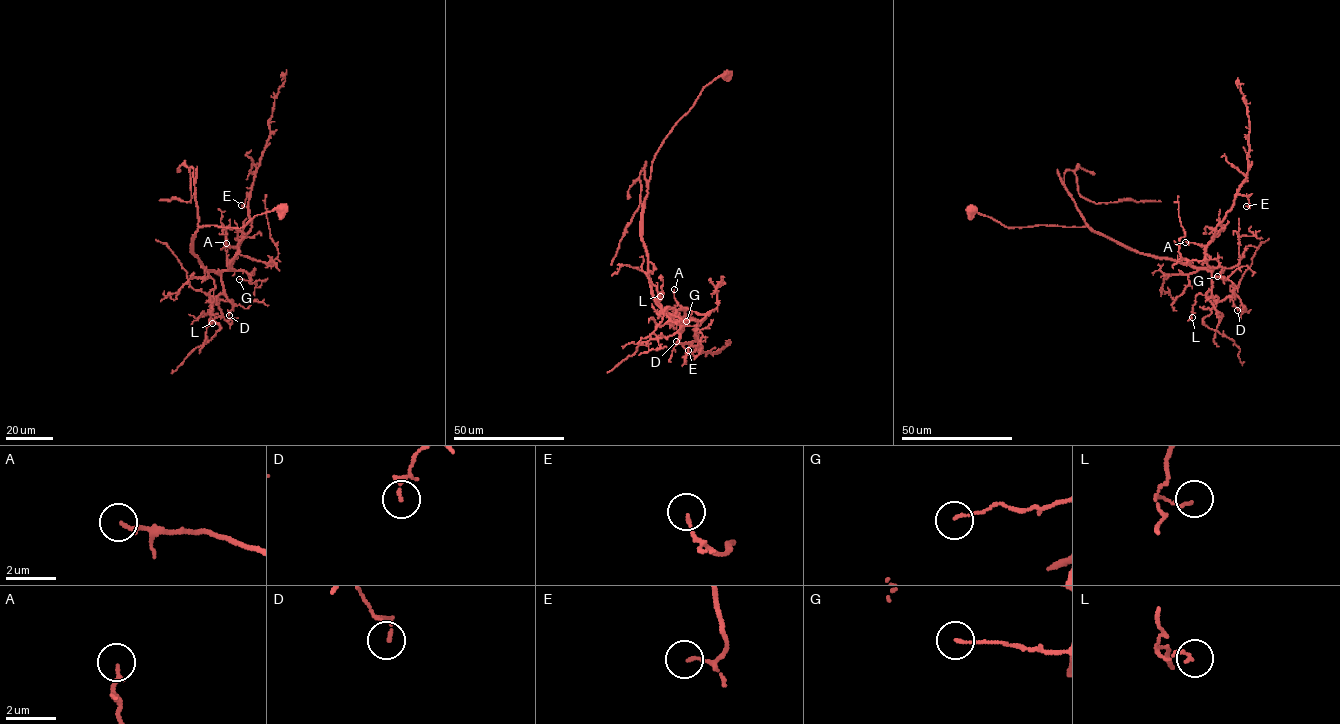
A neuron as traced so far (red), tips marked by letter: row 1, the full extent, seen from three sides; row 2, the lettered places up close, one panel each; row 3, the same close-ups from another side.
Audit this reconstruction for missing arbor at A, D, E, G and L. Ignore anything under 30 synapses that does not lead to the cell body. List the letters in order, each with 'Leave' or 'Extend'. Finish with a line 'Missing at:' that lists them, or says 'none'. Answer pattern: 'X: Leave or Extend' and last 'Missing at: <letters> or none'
A: Leave
D: Leave
E: Leave
G: Leave
L: Leave
Missing at: none

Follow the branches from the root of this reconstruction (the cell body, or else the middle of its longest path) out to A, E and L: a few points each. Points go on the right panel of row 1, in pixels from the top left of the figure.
A: (971, 209), (1009, 228), (1089, 226), (1139, 252), (1196, 267), (1213, 268), (1208, 264), (1203, 246), (1185, 242)
E: (971, 209), (1009, 228), (1089, 226), (1139, 252), (1212, 268), (1206, 247), (1216, 227), (1238, 194), (1246, 206)
L: (971, 209), (1009, 228), (1089, 226), (1139, 252), (1207, 267), (1212, 288), (1195, 296), (1192, 317)

